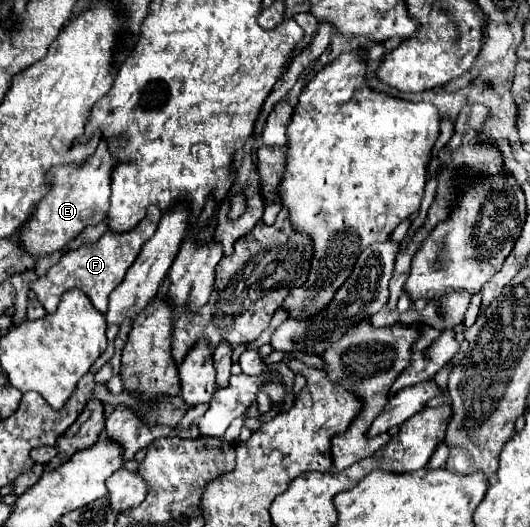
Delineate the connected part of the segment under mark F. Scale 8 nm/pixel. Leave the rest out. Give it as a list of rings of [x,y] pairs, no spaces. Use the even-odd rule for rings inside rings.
[[[149,206],[147,216],[129,232],[123,234],[115,234],[115,232],[107,232],[103,234],[97,242],[93,244],[83,244],[77,250],[69,250],[67,254],[61,256],[61,260],[51,266],[47,270],[45,276],[37,278],[35,282],[31,282],[31,290],[35,292],[35,296],[41,300],[43,308],[47,310],[47,314],[57,310],[57,302],[61,300],[61,294],[71,290],[71,288],[79,288],[83,290],[93,306],[99,312],[107,312],[107,302],[109,302],[109,294],[121,284],[127,268],[133,264],[133,260],[137,258],[141,246],[155,234],[157,224],[161,220],[161,210],[157,206]]]

